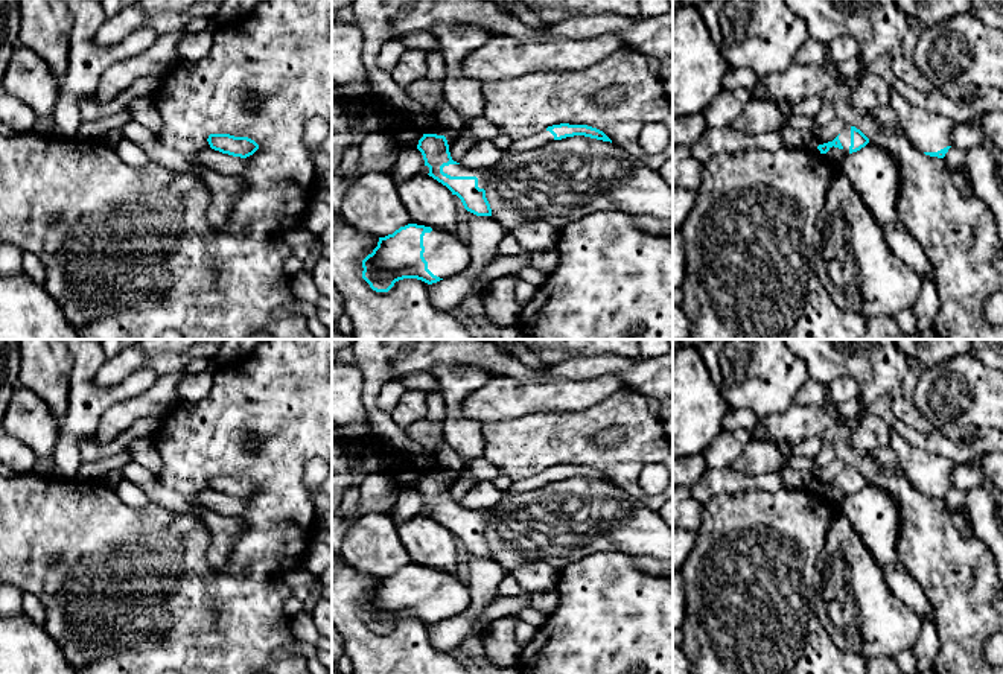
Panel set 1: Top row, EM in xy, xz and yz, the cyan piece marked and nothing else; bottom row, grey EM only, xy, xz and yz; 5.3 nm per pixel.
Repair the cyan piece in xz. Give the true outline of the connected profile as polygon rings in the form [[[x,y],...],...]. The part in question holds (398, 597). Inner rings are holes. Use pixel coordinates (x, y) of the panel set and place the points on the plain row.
[[[408,564],[393,575],[379,578],[377,587],[362,601],[362,619],[376,633],[388,633],[396,622],[403,619],[417,619],[428,625],[443,619],[452,619],[467,610],[470,604],[470,590],[454,574],[440,569]]]

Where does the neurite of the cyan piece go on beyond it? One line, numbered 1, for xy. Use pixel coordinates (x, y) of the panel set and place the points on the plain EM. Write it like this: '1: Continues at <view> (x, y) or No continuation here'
1: No continuation here

